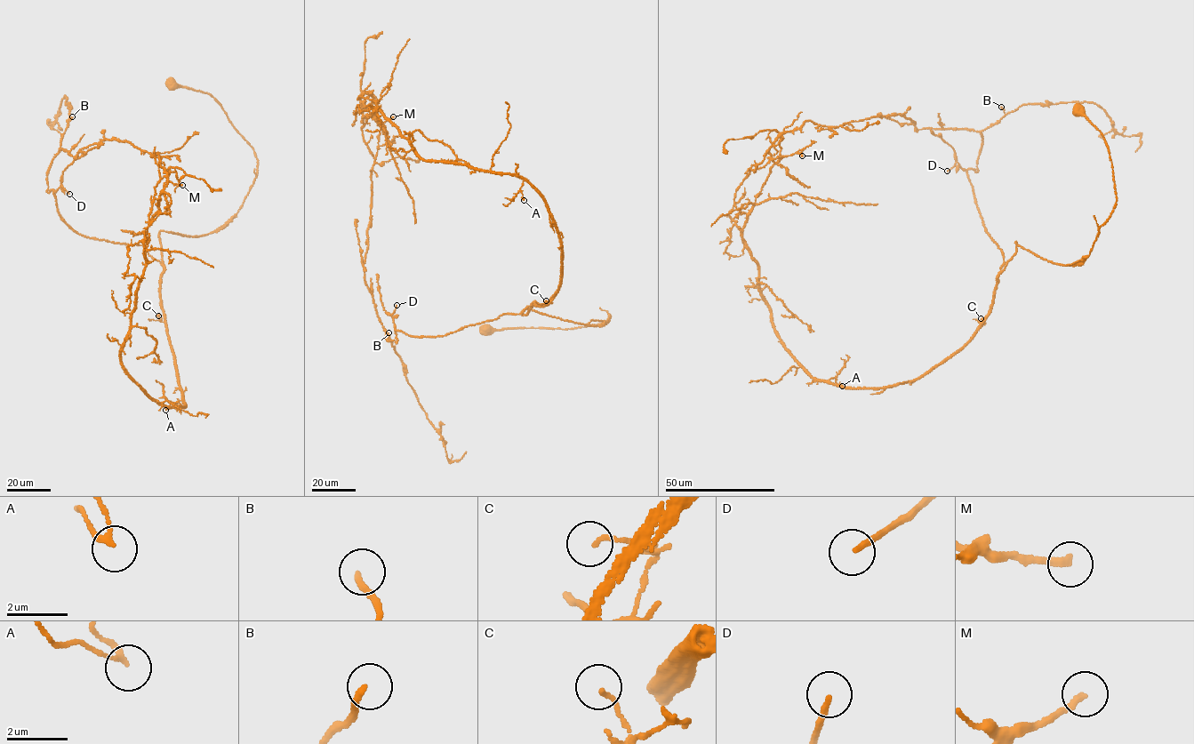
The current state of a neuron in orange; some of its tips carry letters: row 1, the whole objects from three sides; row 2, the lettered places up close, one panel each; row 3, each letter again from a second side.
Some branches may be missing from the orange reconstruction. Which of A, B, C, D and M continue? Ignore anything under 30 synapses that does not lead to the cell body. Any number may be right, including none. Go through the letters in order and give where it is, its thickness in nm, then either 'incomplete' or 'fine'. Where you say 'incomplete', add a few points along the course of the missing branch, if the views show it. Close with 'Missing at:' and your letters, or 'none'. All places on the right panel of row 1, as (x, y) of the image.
A: (842, 386) | 140 nm | fine
B: (1001, 107) | 200 nm | fine
C: (981, 318) | 140 nm | fine
D: (947, 171) | 180 nm | incomplete | (947, 171), (934, 173), (958, 193)
M: (802, 156) | 240 nm | fine
Missing at: D

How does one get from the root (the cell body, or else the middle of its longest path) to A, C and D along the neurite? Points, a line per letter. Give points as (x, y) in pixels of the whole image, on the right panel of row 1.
A: (1078, 111), (1117, 197), (1088, 256), (1016, 242), (962, 348), (910, 381), (829, 380), (842, 386)
C: (1078, 111), (1109, 148), (1114, 211), (1088, 256), (1075, 264), (1052, 262), (1016, 242), (981, 326), (981, 318)
D: (1078, 111), (1104, 140), (1117, 197), (1078, 262), (1016, 242), (1000, 272), (966, 171), (957, 163), (947, 171)

